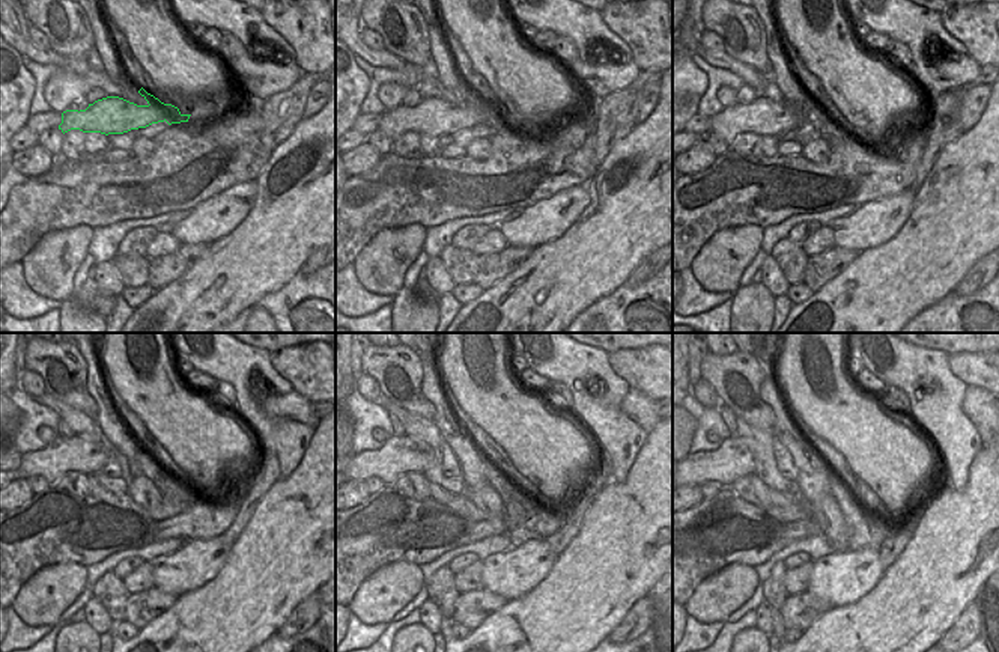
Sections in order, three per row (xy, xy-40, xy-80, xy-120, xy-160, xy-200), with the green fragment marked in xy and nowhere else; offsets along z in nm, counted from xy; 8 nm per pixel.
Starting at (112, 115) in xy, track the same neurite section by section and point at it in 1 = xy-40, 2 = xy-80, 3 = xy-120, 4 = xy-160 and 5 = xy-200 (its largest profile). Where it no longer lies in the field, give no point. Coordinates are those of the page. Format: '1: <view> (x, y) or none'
1: xy-40 (435, 116)
2: xy-80 (765, 116)
3: xy-120 (63, 453)
4: xy-160 (399, 453)
5: xy-200 (731, 460)

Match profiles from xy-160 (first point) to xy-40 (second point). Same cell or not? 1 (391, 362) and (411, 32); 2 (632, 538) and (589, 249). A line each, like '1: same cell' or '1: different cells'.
1: same cell
2: same cell

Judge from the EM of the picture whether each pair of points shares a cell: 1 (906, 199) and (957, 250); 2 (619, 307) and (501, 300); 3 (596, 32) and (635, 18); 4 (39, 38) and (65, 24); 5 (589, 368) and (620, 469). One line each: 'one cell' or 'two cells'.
1: two cells
2: two cells
3: two cells
4: two cells
5: one cell

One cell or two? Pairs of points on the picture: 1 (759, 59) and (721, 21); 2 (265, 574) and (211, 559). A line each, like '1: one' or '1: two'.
1: one
2: two

